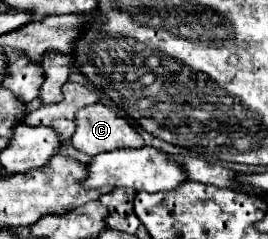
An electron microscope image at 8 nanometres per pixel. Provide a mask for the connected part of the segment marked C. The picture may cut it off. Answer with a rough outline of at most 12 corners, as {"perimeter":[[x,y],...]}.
{"perimeter":[[101,103],[81,109],[71,145],[87,155],[145,145]]}

